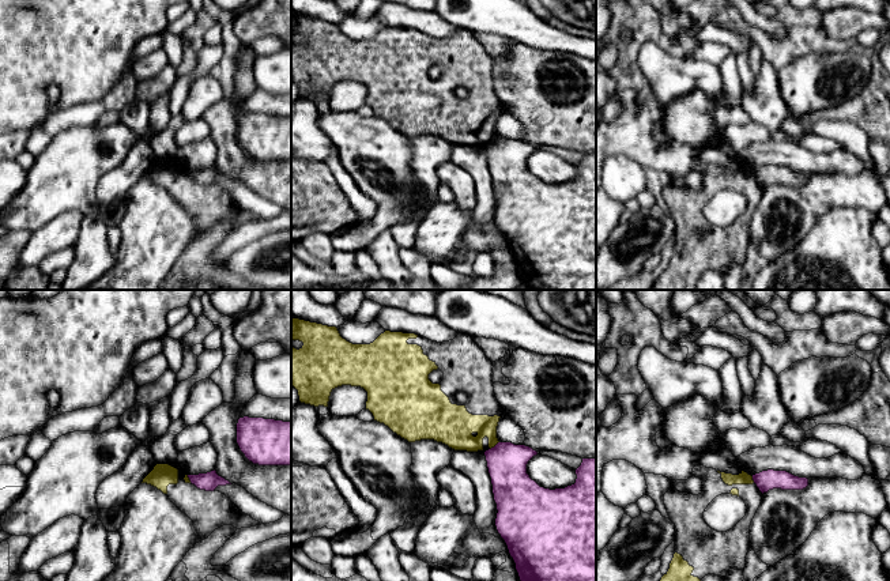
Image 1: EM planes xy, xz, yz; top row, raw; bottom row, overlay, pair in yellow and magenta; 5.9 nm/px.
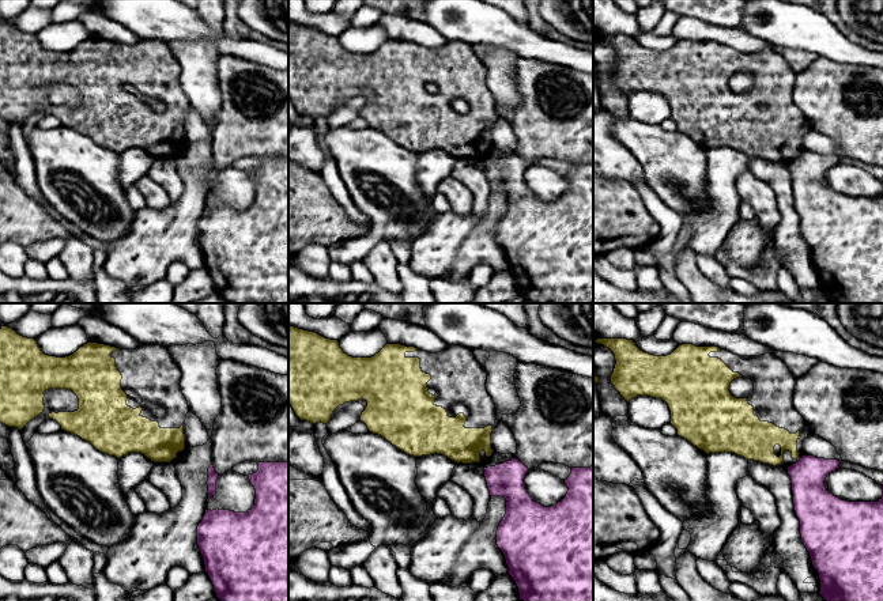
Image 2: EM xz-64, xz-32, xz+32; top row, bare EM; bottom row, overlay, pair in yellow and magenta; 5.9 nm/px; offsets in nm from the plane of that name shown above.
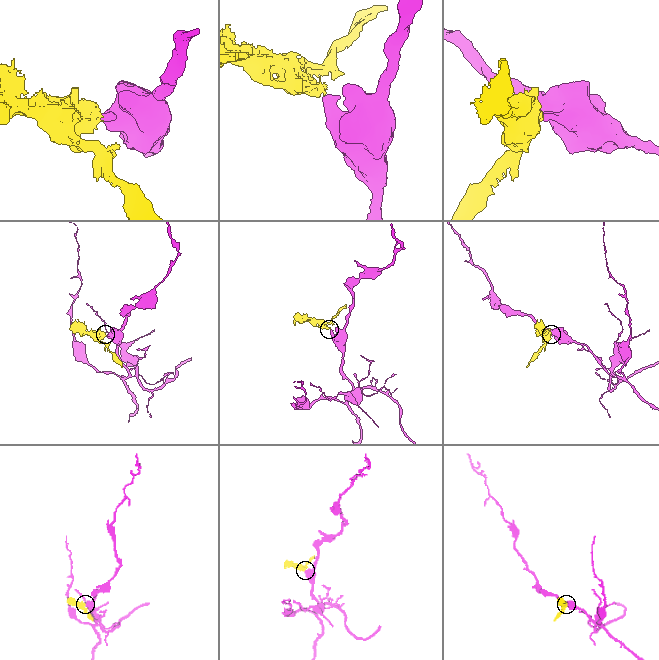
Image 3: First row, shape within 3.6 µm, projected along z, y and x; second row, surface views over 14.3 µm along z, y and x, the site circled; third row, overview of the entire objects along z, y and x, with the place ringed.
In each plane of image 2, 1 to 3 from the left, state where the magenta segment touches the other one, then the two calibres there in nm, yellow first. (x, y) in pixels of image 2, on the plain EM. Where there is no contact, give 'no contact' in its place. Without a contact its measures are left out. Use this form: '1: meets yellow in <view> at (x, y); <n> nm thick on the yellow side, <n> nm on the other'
1: no contact
2: no contact
3: no contact

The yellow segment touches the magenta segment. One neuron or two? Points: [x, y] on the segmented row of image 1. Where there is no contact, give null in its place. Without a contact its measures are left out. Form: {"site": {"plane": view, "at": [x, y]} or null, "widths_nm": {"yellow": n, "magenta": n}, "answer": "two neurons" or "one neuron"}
{"site": {"plane": "xz", "at": [494, 445]}, "widths_nm": {"yellow": 200, "magenta": 240}, "answer": "two neurons"}

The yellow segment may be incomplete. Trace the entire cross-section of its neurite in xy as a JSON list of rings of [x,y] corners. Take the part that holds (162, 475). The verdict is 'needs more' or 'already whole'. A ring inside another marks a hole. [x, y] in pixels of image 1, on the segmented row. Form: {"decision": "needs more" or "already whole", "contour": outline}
{"decision": "needs more", "contour": [[[156,464],[142,483],[166,494],[195,522],[201,540],[223,525],[237,529],[261,525],[244,514],[225,494],[197,488],[188,475],[169,464]]]}

